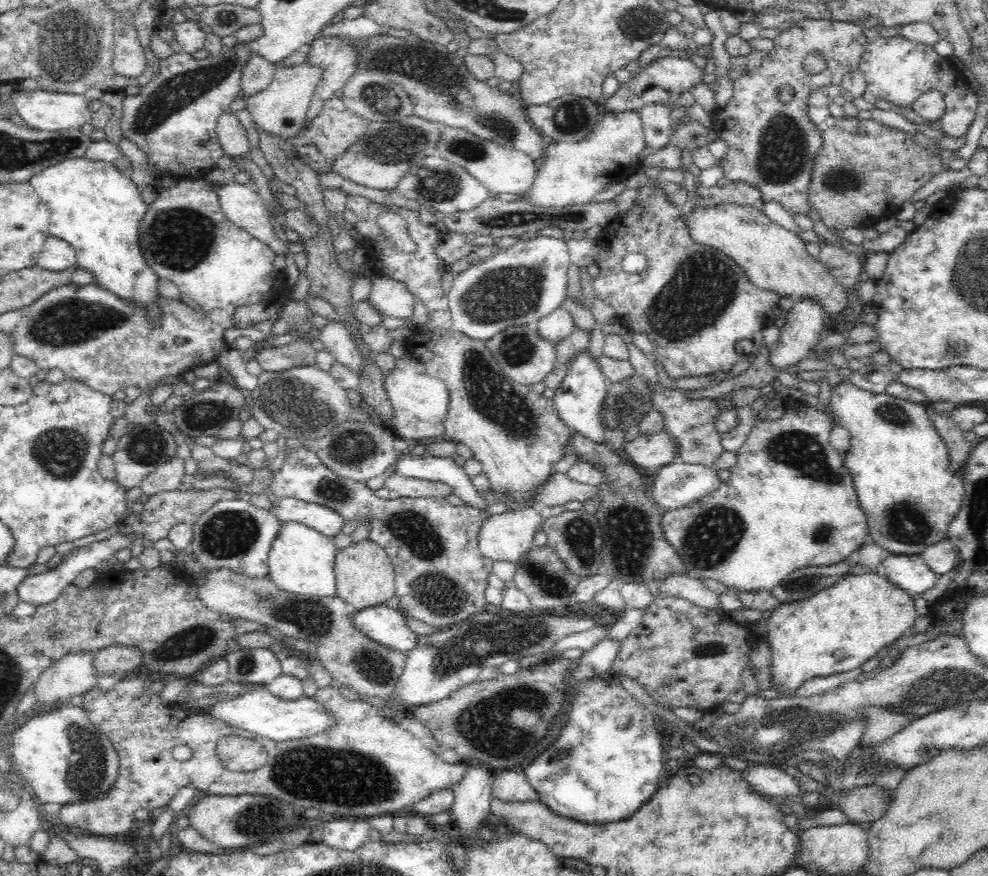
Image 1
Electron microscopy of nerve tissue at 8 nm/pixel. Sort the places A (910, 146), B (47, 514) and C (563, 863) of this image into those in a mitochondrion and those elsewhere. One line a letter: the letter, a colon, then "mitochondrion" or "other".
A: other
B: other
C: other

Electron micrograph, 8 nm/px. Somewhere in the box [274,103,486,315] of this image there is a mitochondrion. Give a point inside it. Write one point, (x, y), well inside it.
(403, 140)

